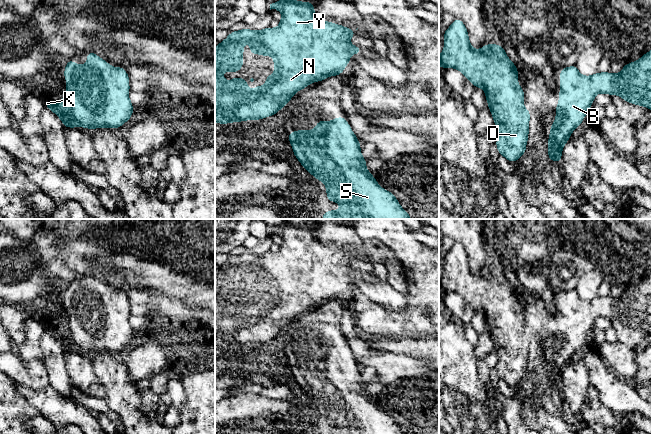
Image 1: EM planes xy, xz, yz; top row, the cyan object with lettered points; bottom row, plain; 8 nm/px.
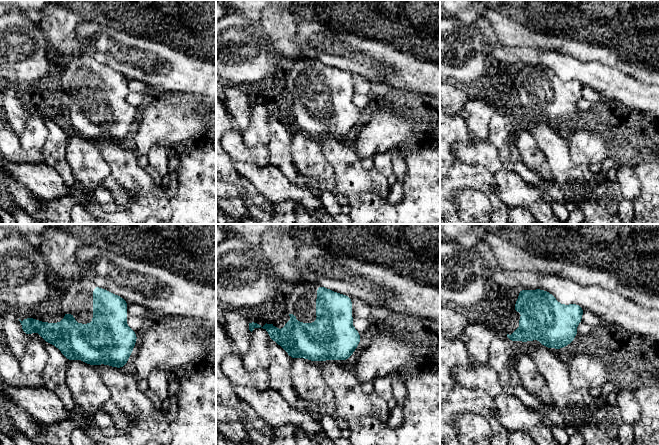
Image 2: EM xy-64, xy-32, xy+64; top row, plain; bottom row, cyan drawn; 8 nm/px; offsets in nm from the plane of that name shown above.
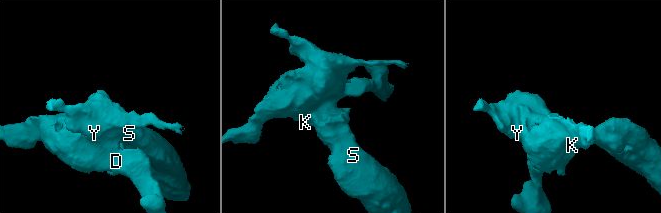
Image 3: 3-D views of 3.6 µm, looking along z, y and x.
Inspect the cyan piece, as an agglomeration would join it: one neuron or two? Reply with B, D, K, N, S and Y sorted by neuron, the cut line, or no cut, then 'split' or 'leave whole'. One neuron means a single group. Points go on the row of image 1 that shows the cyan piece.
B D K N S Y | no cut | leave whole

